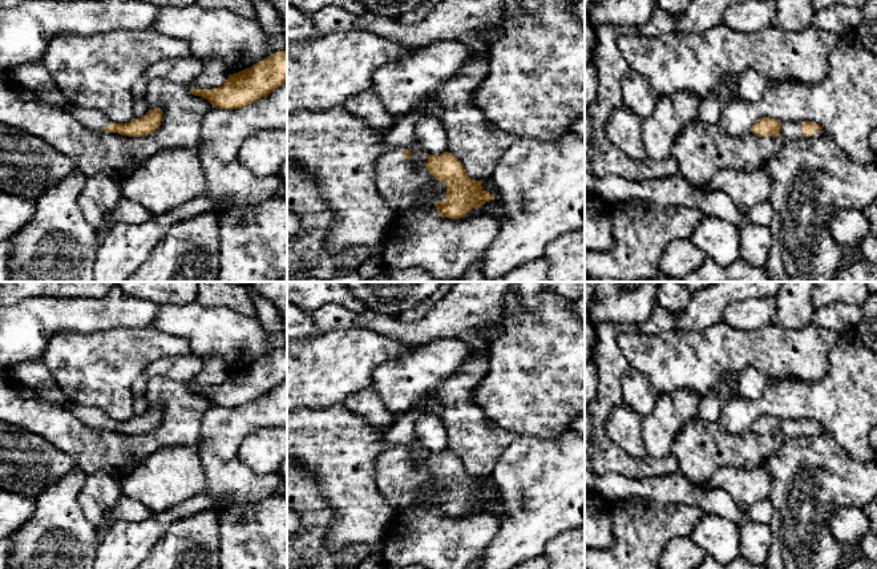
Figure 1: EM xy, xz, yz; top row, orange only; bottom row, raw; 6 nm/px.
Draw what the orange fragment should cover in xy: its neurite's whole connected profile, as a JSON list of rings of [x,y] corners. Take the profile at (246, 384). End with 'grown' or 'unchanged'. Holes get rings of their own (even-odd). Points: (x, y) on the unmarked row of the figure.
[[[279,348],[251,366],[229,372],[219,386],[190,386],[190,391],[206,396],[213,405],[239,407],[268,394],[284,380],[287,380],[287,348]]] | unchanged

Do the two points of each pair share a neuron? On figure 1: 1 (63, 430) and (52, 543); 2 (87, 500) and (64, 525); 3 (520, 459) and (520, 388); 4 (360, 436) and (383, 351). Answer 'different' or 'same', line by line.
1: different
2: different
3: different
4: different

